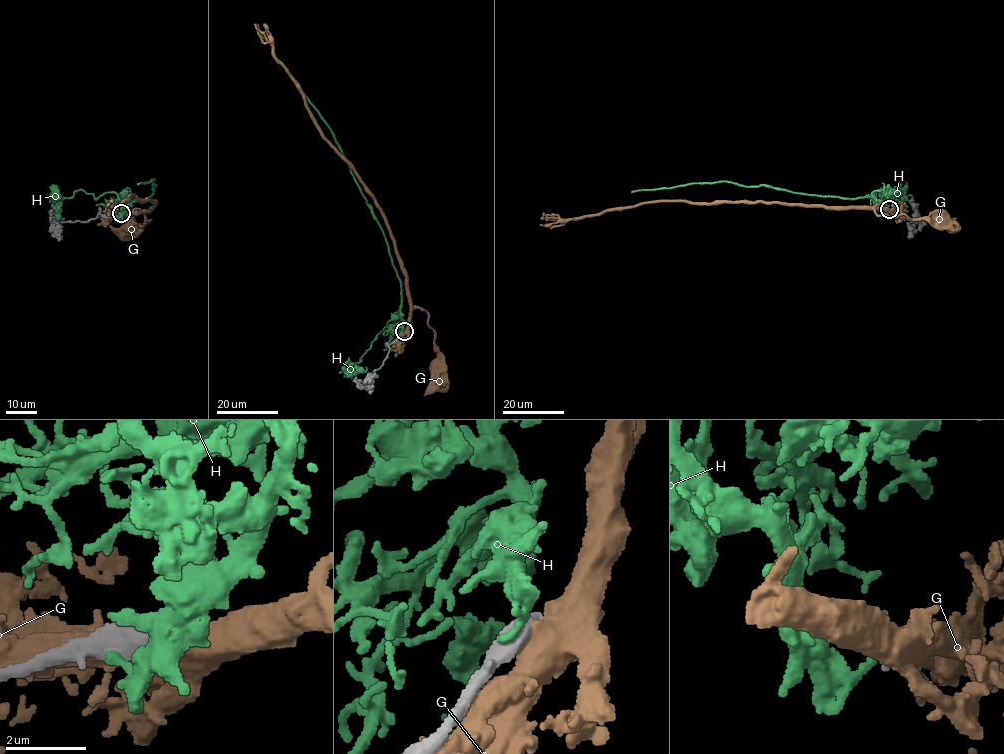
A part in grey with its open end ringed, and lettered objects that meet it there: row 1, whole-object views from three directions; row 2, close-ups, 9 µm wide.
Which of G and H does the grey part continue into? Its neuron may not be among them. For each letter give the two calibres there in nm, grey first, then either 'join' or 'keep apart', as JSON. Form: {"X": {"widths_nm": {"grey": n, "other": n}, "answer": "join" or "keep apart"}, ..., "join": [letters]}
{"G": {"widths_nm": {"grey": 700, "other": 750}, "answer": "keep apart"}, "H": {"widths_nm": {"grey": 480, "other": 200}, "answer": "keep apart"}, "join": []}

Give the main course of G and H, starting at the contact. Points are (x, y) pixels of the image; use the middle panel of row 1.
G: (403, 331), (412, 310), (422, 308), (428, 314), (434, 346), (442, 355), (443, 373), (439, 376)
H: (401, 332), (401, 280), (383, 231), (331, 129), (303, 93)

